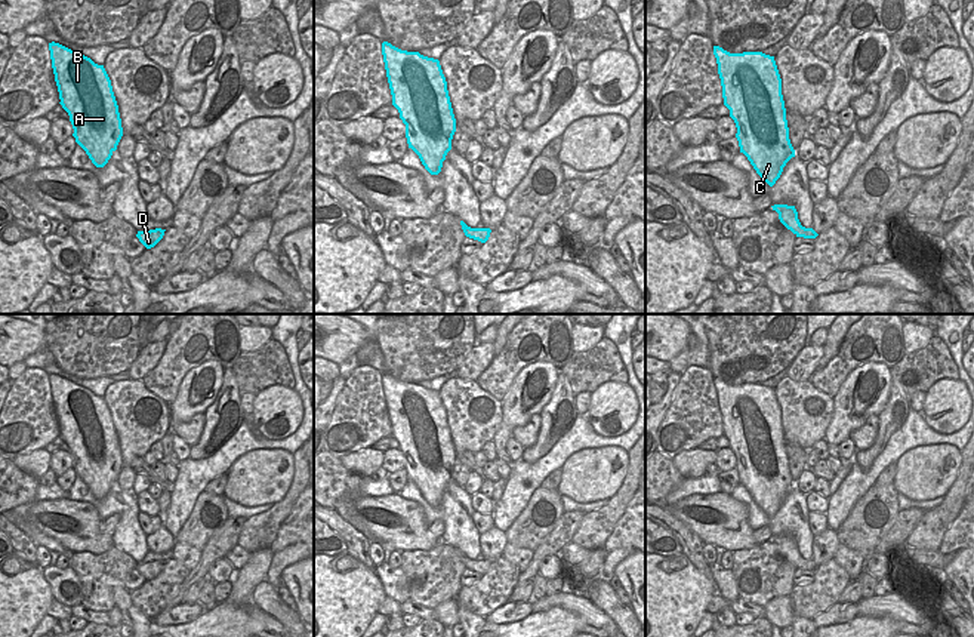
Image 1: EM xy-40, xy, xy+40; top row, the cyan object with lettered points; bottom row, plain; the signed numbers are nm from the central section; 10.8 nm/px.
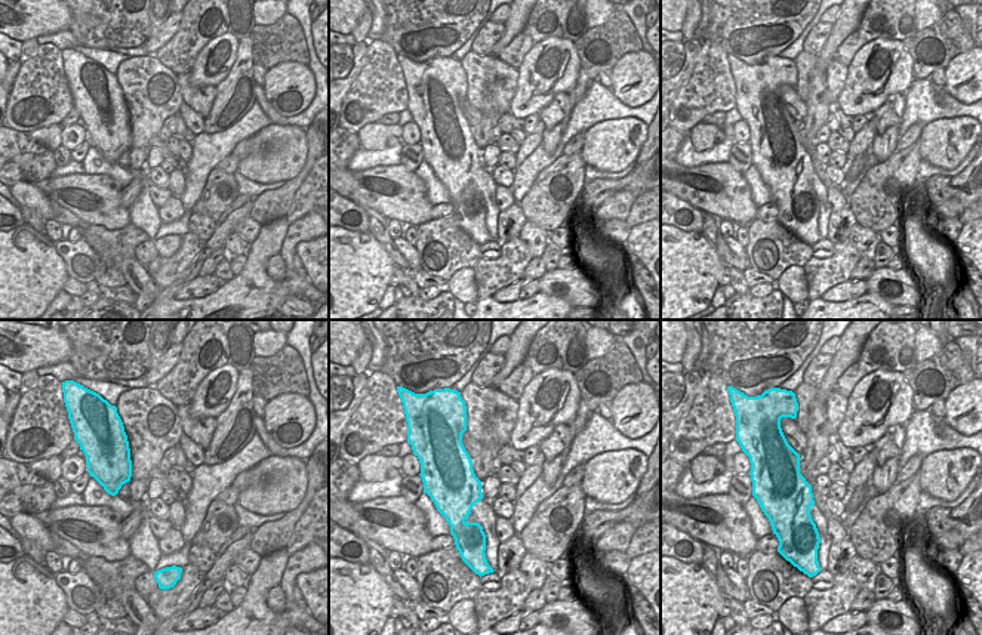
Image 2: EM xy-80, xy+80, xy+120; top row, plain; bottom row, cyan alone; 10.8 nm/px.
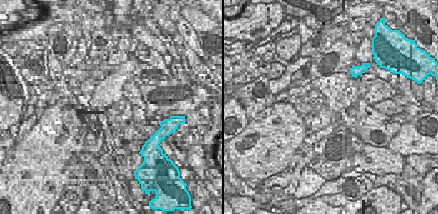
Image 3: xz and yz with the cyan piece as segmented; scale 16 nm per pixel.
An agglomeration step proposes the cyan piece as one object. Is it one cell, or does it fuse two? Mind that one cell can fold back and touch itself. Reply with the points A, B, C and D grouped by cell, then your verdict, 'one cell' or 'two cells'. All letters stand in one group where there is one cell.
A B C D; one cell

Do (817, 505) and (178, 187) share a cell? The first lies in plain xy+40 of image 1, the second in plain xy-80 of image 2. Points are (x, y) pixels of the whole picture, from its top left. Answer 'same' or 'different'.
different

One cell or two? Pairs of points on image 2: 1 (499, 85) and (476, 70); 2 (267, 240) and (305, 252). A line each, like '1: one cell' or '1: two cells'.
1: one cell
2: two cells

